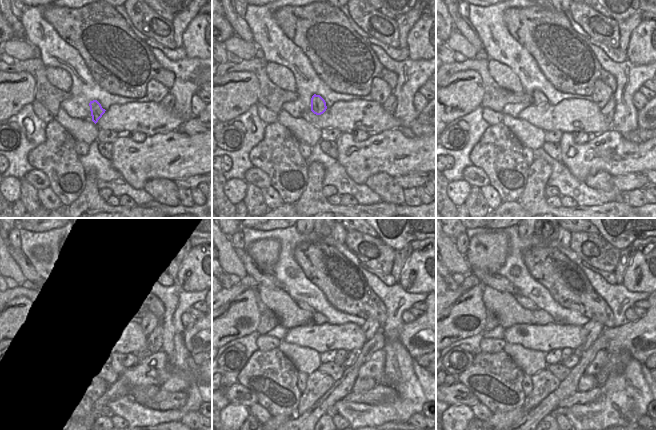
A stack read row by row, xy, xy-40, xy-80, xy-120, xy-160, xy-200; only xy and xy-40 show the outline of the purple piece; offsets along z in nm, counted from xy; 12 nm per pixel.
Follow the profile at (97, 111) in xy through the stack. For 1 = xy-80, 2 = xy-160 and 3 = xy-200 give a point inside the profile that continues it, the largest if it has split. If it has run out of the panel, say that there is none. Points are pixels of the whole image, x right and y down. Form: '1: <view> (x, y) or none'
1: xy-80 (539, 98)
2: xy-160 (303, 305)
3: xy-200 (526, 303)

